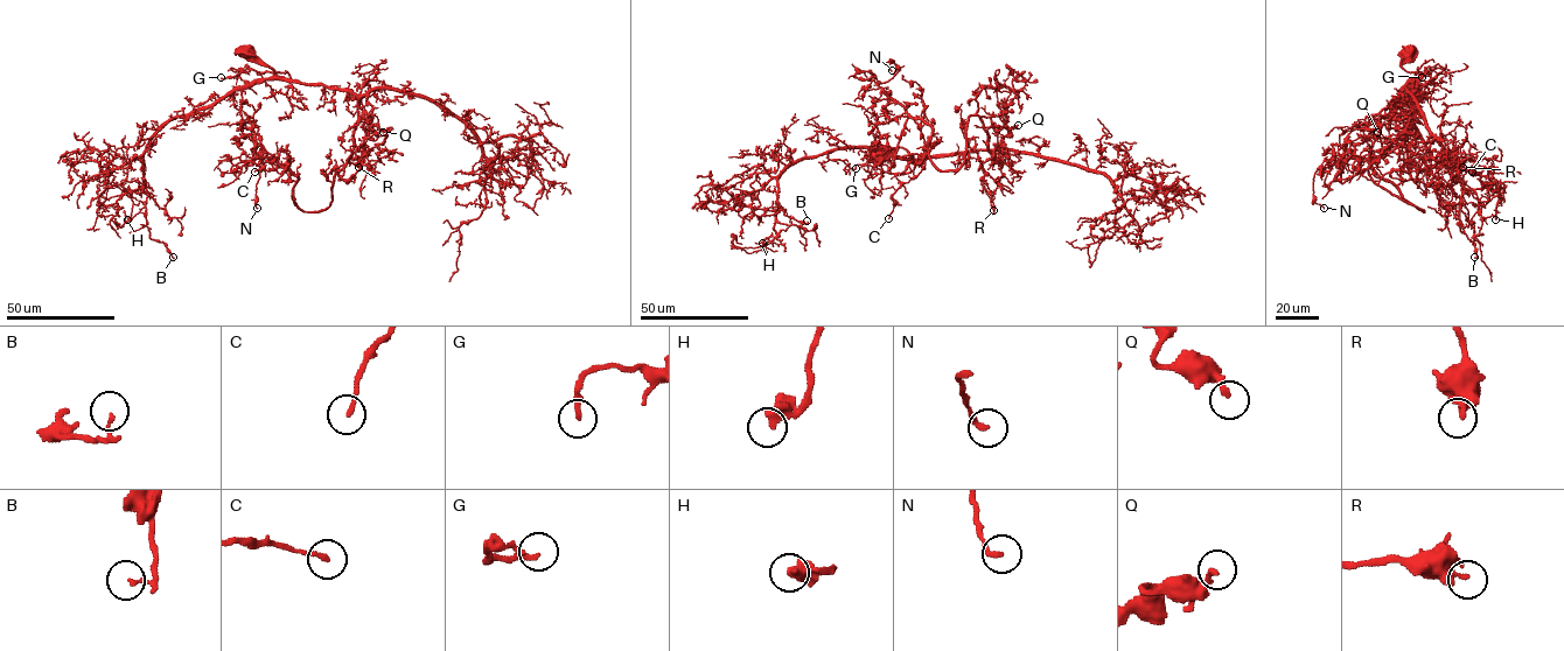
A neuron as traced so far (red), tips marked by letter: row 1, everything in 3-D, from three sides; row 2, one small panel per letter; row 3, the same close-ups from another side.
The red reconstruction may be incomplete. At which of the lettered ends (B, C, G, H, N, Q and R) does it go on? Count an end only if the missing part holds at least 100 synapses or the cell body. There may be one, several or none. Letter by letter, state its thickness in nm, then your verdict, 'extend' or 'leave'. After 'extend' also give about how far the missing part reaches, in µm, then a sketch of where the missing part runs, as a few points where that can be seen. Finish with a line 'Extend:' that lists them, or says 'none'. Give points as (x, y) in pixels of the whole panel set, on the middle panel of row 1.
B: 90 nm thick; leave
C: 180 nm thick; leave
G: 200 nm thick; leave
H: 440 nm thick; leave
N: 200 nm thick; leave
Q: 200 nm thick; leave
R: 360 nm thick; leave
Extend: none

